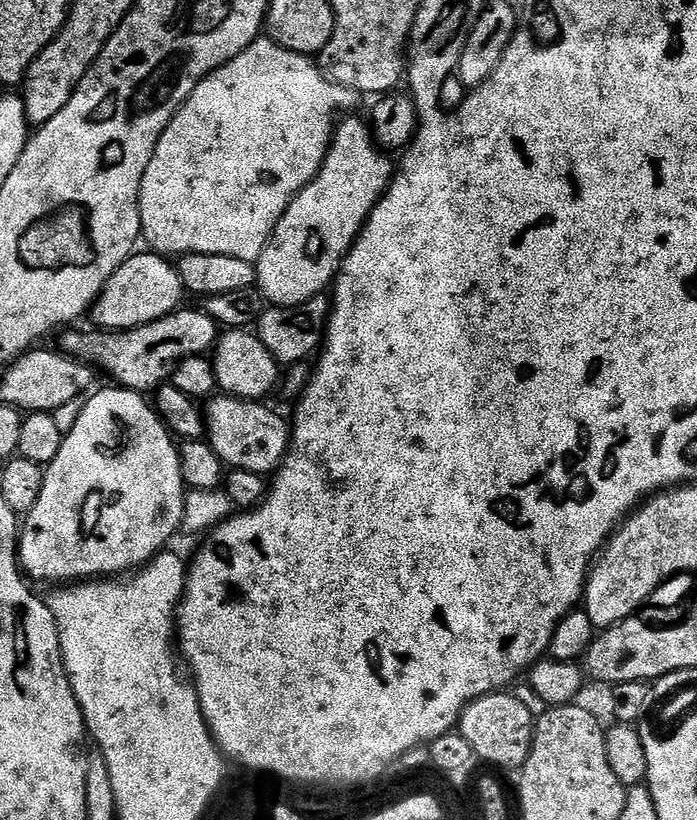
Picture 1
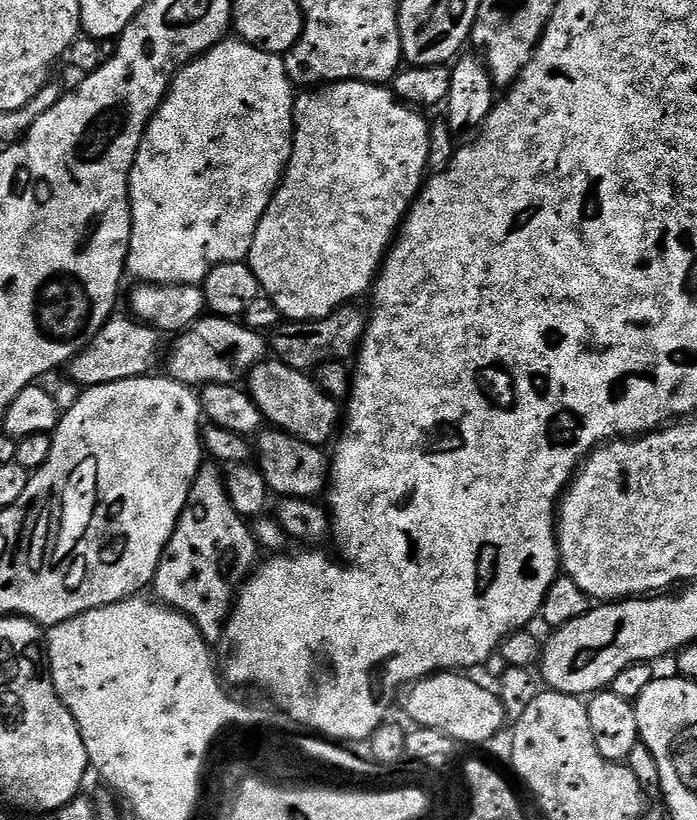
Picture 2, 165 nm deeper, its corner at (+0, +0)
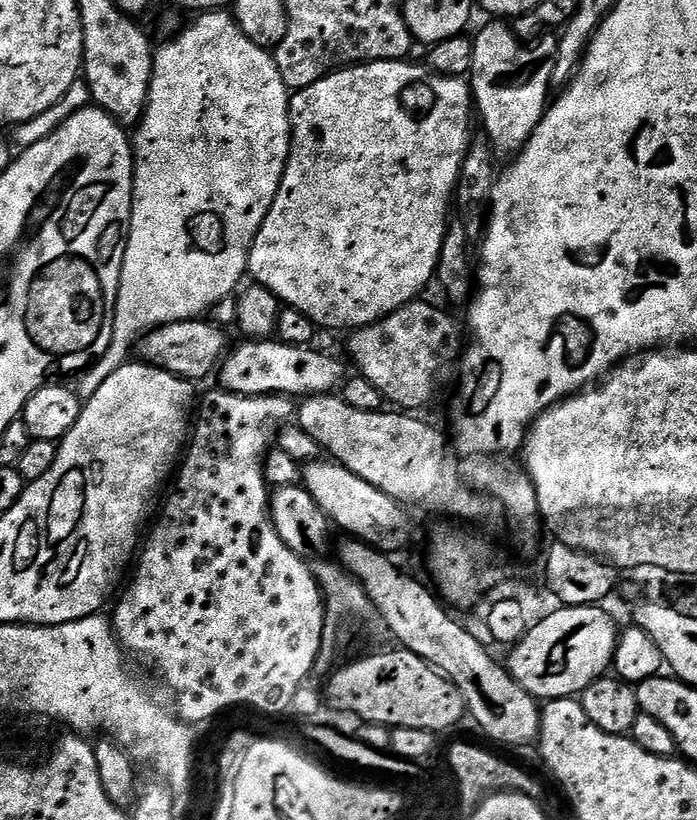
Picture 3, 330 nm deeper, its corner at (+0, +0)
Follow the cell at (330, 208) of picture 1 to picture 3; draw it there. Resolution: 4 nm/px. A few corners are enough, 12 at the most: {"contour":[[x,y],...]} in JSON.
{"contour":[[467,79],[291,93],[247,275],[324,328],[433,283]]}

